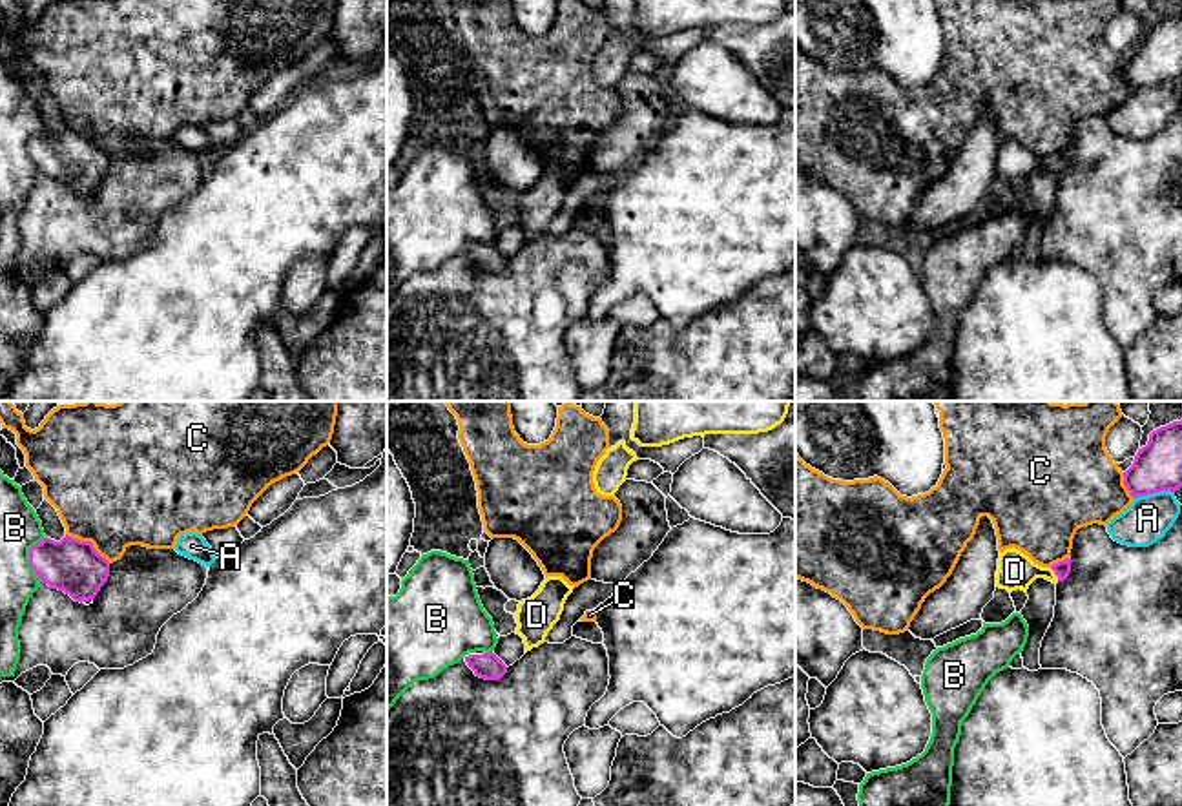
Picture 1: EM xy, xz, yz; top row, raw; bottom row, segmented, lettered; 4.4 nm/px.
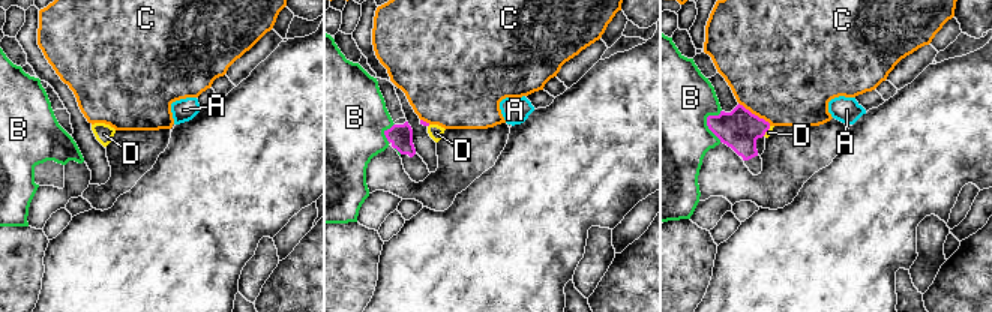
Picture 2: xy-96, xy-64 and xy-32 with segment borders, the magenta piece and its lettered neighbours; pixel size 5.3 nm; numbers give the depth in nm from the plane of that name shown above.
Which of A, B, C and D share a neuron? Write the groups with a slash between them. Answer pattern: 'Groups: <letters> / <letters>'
Groups: A / B / C / D

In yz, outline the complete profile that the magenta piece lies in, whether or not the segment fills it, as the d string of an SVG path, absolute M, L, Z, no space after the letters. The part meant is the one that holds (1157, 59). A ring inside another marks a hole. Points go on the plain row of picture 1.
M1182 11L1149 26L1124 64L1124 77L1133 89L1182 78Z

